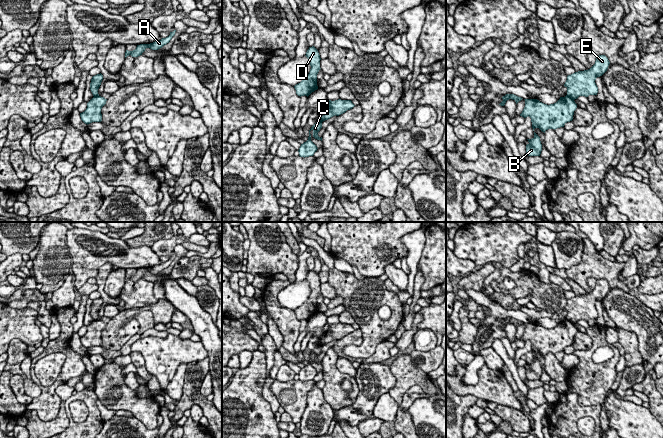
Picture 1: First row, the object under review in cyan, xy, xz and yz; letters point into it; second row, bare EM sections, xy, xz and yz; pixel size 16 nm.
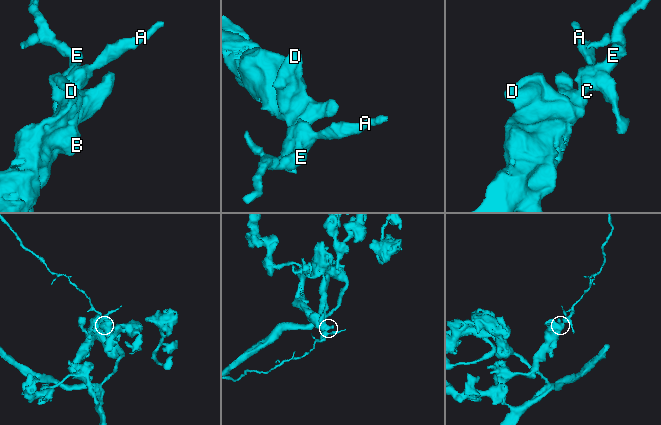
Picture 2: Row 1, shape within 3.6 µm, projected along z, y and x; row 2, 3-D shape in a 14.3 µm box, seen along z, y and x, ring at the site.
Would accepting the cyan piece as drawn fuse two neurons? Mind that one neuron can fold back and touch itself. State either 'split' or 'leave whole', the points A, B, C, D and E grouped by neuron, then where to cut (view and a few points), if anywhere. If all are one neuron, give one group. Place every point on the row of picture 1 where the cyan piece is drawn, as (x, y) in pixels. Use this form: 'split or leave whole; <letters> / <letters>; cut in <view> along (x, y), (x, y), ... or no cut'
split; A C E / B D; cut in yz along (566, 95), (573, 100)

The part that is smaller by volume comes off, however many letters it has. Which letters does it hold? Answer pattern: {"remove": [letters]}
{"remove": ["A", "C", "E"]}

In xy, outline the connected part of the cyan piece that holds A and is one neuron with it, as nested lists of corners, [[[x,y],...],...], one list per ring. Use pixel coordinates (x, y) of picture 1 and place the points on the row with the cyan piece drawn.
[[[174,30],[173,32],[170,32],[170,35],[168,37],[162,38],[159,41],[155,41],[150,44],[137,45],[136,49],[133,51],[126,50],[125,58],[129,55],[131,55],[132,57],[138,57],[138,56],[142,55],[142,53],[145,51],[146,48],[150,48],[152,50],[158,50],[158,49],[162,48],[164,45],[166,45],[167,43],[170,42],[172,37],[175,35],[175,32],[176,32],[176,30]]]

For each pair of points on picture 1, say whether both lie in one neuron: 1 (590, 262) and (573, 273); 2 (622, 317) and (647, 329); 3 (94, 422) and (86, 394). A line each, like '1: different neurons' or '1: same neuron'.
1: same neuron
2: same neuron
3: same neuron

